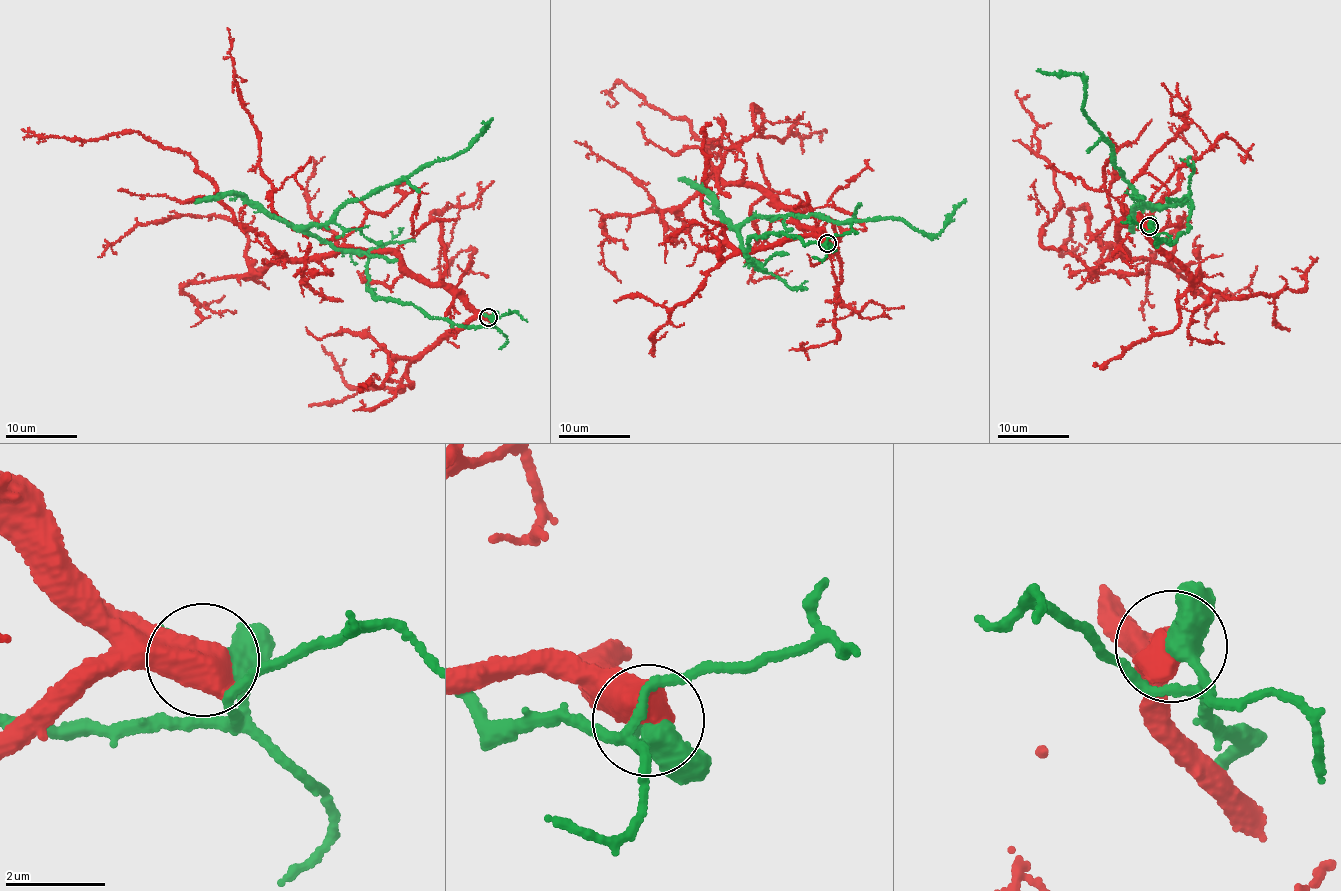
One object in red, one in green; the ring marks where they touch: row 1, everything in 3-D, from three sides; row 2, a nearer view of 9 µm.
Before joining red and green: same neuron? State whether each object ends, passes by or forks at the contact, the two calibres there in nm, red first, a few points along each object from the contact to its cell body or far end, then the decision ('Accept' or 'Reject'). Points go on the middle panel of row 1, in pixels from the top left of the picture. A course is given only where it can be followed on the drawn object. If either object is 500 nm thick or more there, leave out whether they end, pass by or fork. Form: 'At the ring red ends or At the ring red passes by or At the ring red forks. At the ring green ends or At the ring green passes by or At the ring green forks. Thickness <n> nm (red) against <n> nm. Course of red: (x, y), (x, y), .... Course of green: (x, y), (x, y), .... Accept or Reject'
Thickness 800 nm (red) against 400 nm. Course of red: (826, 243), (755, 187), (715, 177), (714, 147), (688, 122), (622, 82), (607, 101). Course of green: (826, 243), (750, 237), (745, 255), (765, 271), (739, 228), (817, 214), (895, 217), (936, 234), (965, 199). Reject

